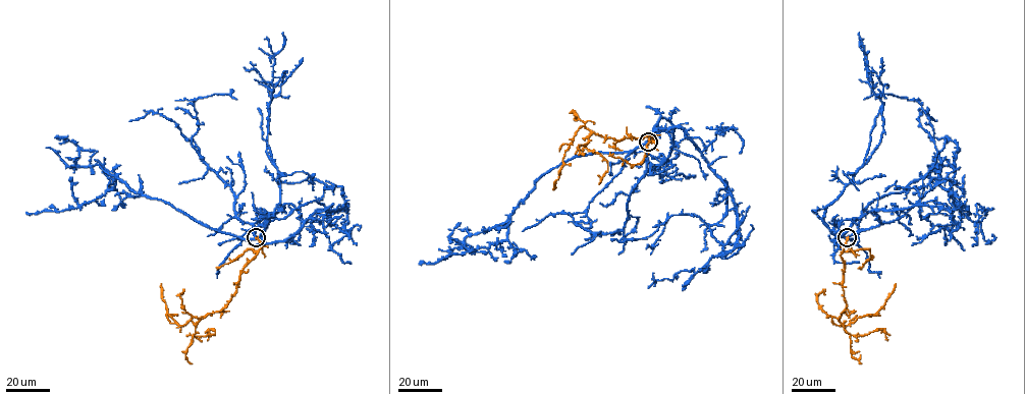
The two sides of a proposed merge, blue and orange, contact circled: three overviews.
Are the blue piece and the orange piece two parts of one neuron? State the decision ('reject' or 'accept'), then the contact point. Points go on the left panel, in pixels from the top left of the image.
accept; place (256, 237)

